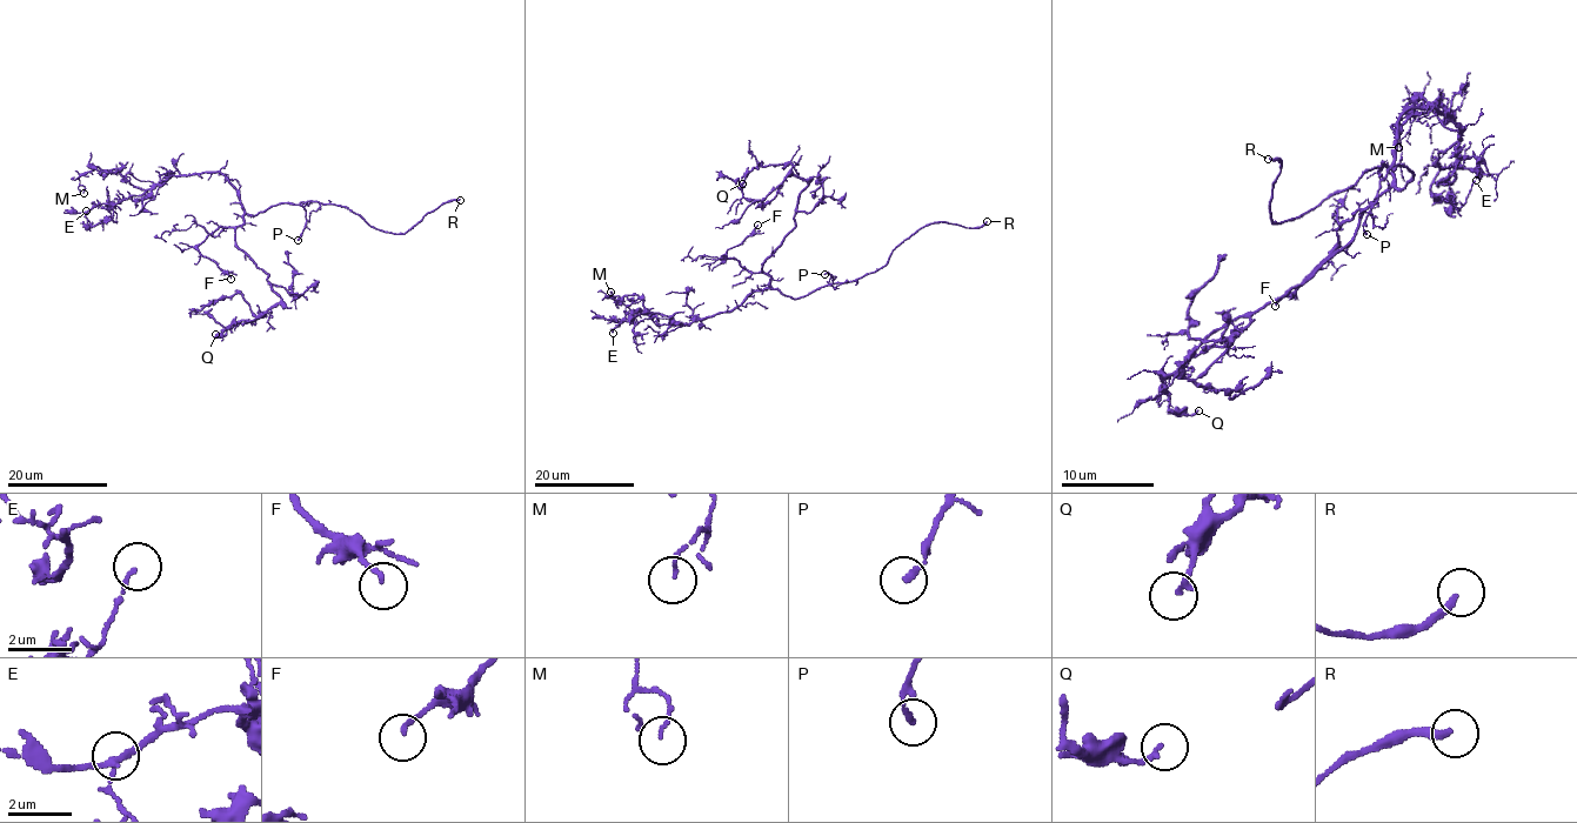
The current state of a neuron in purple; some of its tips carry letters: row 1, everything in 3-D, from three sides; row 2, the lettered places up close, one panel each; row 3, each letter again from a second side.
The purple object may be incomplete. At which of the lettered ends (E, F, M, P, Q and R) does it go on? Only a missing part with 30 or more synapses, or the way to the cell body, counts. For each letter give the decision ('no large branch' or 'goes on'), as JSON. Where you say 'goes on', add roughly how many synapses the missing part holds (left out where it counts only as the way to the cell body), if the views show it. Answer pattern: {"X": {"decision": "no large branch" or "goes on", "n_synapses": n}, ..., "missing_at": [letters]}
{"E": {"decision": "no large branch"}, "F": {"decision": "no large branch"}, "M": {"decision": "no large branch"}, "P": {"decision": "no large branch"}, "Q": {"decision": "no large branch"}, "R": {"decision": "goes on"}, "missing_at": ["R"]}

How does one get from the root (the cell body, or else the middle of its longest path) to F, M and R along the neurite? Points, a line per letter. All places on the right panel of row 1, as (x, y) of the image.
F: (1374, 201), (1341, 225), (1334, 249), (1275, 306)
M: (1374, 201), (1410, 108), (1459, 125), (1462, 140), (1422, 99), (1398, 147)
R: (1374, 201), (1401, 189), (1412, 173), (1382, 161), (1308, 213), (1273, 222), (1280, 161), (1268, 159)

